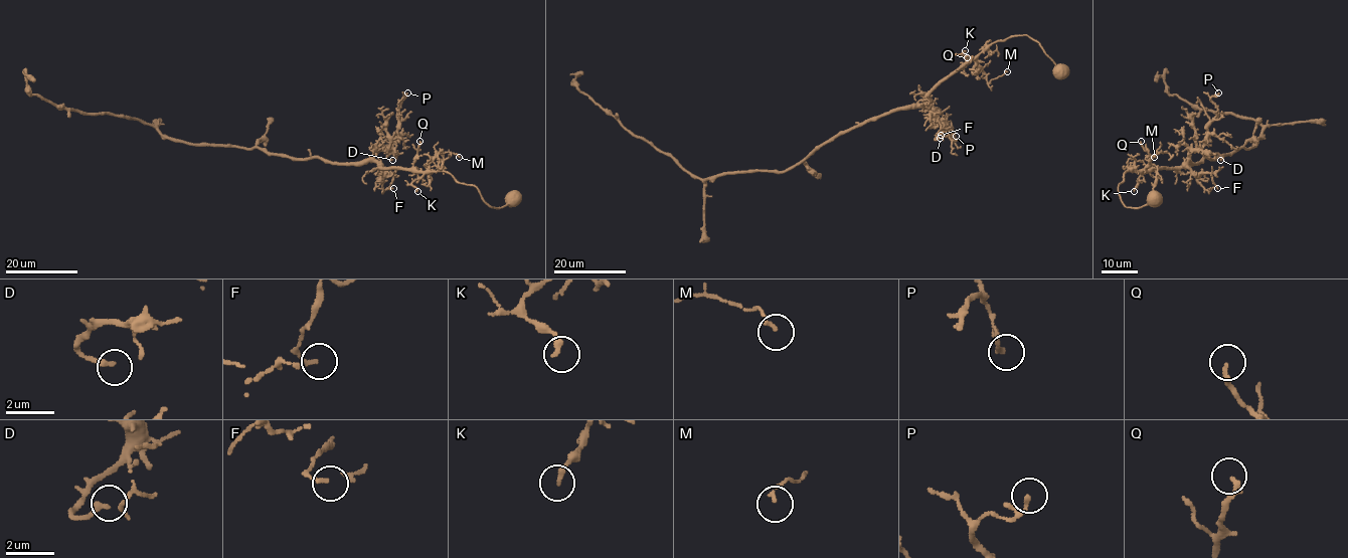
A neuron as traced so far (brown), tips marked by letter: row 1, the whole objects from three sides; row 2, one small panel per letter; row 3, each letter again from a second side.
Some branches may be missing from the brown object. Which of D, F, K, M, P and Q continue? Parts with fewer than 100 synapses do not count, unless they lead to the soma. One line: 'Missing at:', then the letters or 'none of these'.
Missing at: none of these

